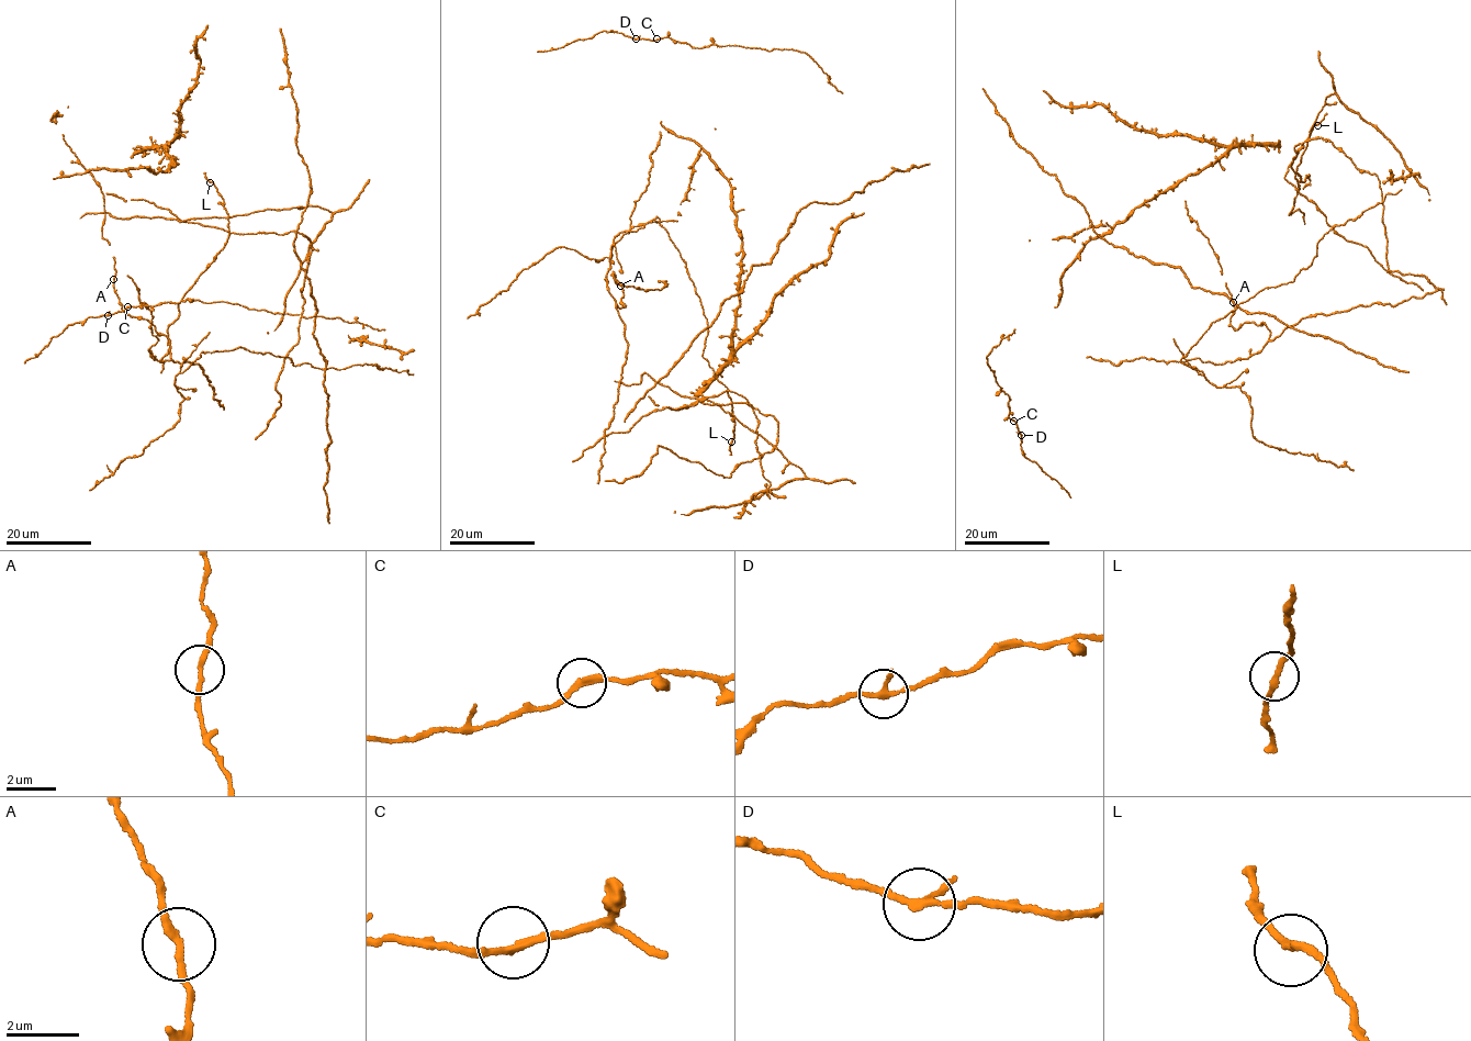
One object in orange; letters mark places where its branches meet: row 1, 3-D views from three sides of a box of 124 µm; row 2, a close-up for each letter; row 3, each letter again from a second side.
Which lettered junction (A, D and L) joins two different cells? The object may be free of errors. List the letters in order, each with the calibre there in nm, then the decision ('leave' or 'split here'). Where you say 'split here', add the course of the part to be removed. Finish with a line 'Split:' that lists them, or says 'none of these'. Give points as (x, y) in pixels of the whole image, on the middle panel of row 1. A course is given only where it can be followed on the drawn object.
A: calibre 200 nm; leave
D: calibre 200 nm; leave
L: calibre 200 nm; leave
Split: none of these

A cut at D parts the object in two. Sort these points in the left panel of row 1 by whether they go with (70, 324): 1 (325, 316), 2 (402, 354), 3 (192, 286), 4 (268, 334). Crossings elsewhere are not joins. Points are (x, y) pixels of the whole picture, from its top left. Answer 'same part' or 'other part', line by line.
1: other part
2: same part
3: same part
4: same part

